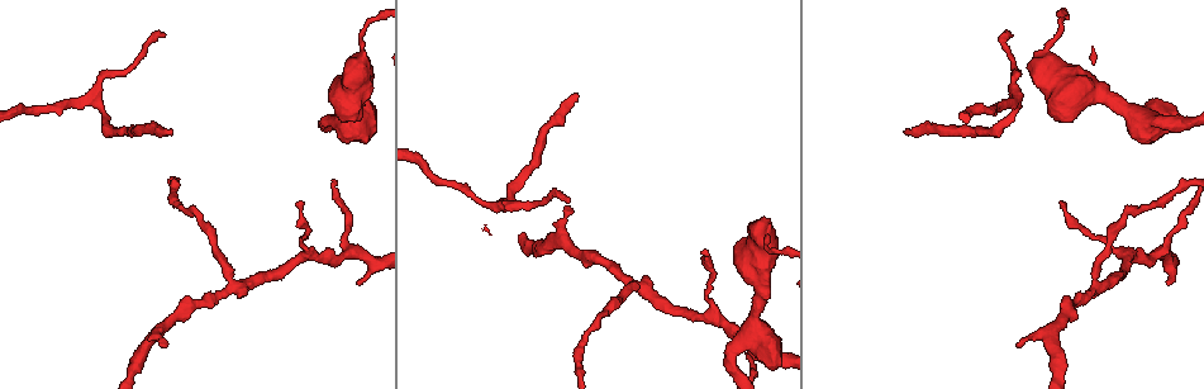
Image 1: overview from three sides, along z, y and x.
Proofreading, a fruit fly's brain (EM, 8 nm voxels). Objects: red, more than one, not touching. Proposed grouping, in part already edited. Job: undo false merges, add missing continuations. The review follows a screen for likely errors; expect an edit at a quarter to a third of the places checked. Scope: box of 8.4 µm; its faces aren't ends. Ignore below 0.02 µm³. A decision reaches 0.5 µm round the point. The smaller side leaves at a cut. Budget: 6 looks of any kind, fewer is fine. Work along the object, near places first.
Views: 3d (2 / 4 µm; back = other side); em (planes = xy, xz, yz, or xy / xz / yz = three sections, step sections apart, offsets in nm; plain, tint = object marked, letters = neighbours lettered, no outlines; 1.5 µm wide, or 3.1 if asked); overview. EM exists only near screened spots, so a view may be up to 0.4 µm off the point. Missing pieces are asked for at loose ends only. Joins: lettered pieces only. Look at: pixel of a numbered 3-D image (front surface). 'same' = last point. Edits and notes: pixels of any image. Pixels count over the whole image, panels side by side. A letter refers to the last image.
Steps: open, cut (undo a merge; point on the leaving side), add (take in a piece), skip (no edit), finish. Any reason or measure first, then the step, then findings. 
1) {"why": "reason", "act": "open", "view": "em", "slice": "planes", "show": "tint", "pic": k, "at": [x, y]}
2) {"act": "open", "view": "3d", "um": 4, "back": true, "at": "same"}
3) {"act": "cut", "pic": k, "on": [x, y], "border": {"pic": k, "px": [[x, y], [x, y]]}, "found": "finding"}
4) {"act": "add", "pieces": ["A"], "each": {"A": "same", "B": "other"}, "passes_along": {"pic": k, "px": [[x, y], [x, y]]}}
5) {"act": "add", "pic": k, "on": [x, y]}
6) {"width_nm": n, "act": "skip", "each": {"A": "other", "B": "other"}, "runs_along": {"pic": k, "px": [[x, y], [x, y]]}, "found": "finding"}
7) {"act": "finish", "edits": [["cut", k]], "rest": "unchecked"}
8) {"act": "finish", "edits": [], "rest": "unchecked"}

{"why": "free end", "act": "open", "view": "3d", "um": 4, "pic": 1, "at": [357, 282]}

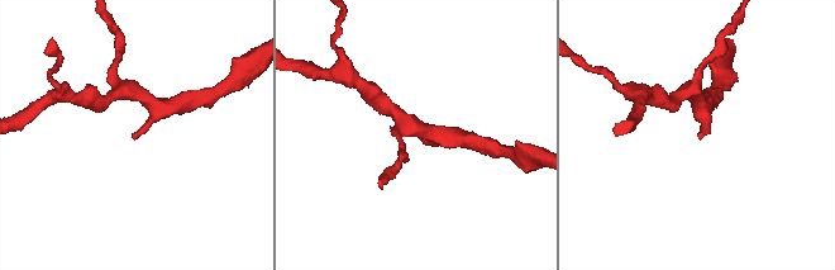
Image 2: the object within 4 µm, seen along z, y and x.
{"why": "shape alone is not enough", "act": "open", "view": "em", "slice": "yz", "step": 4, "show": "tint", "pic": 2, "at": [697, 136]}

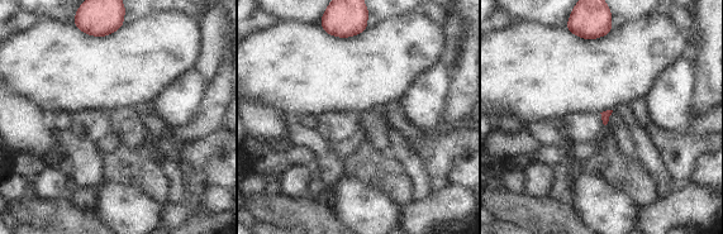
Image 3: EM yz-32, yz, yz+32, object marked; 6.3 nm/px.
{"why": "another direction", "act": "open", "view": "em", "slice": "planes", "show": "letters", "at": "same"}

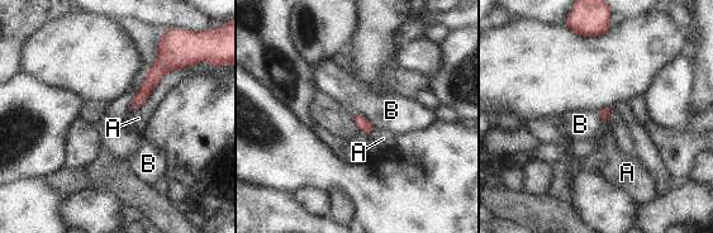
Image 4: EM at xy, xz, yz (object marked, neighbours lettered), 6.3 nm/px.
{"act": "skip", "each": {"A": "other", "B": "other"}, "border": {"pic": 4, "px": [[352, 115], [364, 115], [375, 128]]}, "found": "none of them fits"}

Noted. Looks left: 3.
{"why": "calibre changes", "act": "open", "view": "3d", "um": 4, "pic": 1, "at": [1049, 58]}

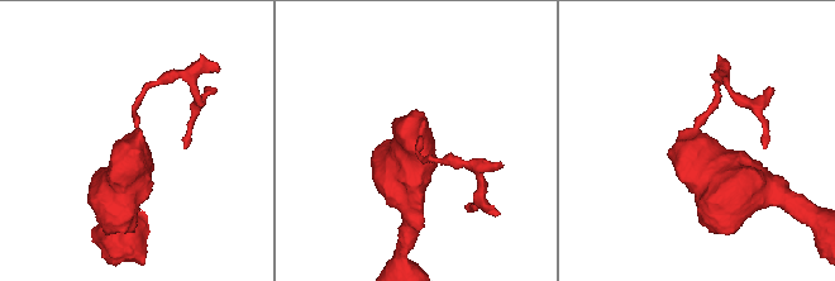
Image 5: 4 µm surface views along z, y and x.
{"act": "open", "view": "em", "slice": "xz", "step": 4, "show": "tint", "pic": 5, "at": [135, 139]}

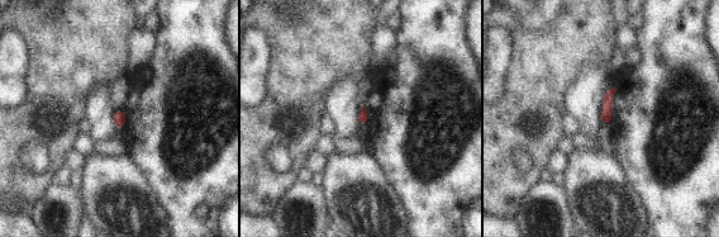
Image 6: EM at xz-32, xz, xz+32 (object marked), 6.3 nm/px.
{"why": "another direction", "act": "open", "view": "em", "slice": "planes", "show": "letters", "at": "same"}

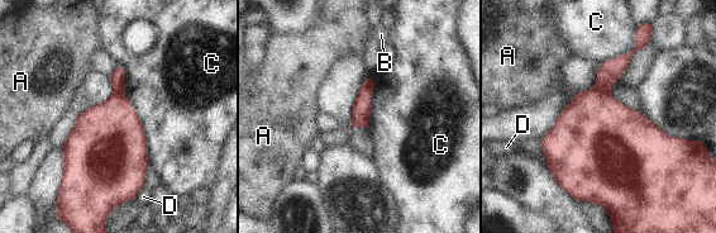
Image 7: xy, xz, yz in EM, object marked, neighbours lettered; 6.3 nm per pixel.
{"longest_contact_nm": ["C", 700], "act": "cut", "pic": 7, "on": [610, 72], "each": {"A": "other", "B": "other", "C": "other", "D": "other"}, "border": {"pic": 7, "px": [[595, 86], [601, 91], [607, 91]]}, "found": "a second neuron is stuck on"}

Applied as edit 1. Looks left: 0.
{"act": "finish", "edits": [["cut", 7]], "rest": "unchecked"}

